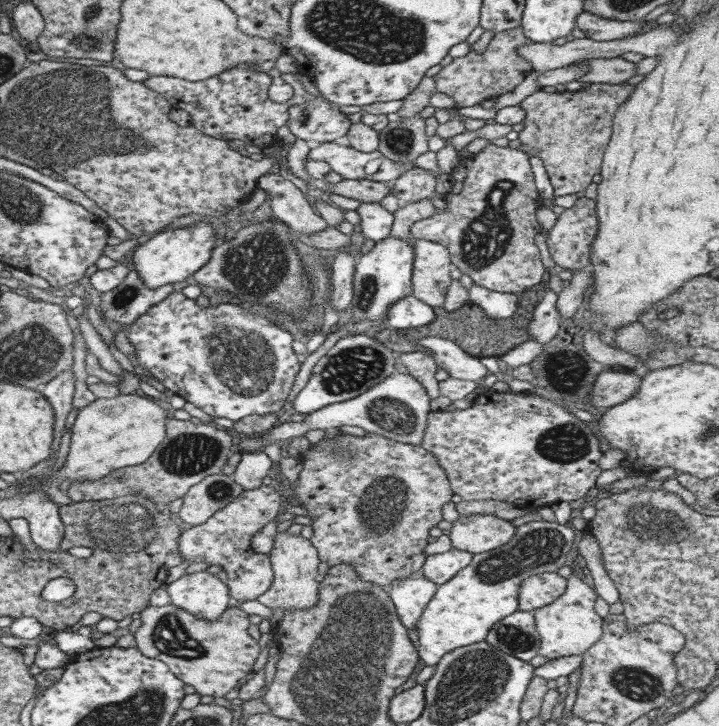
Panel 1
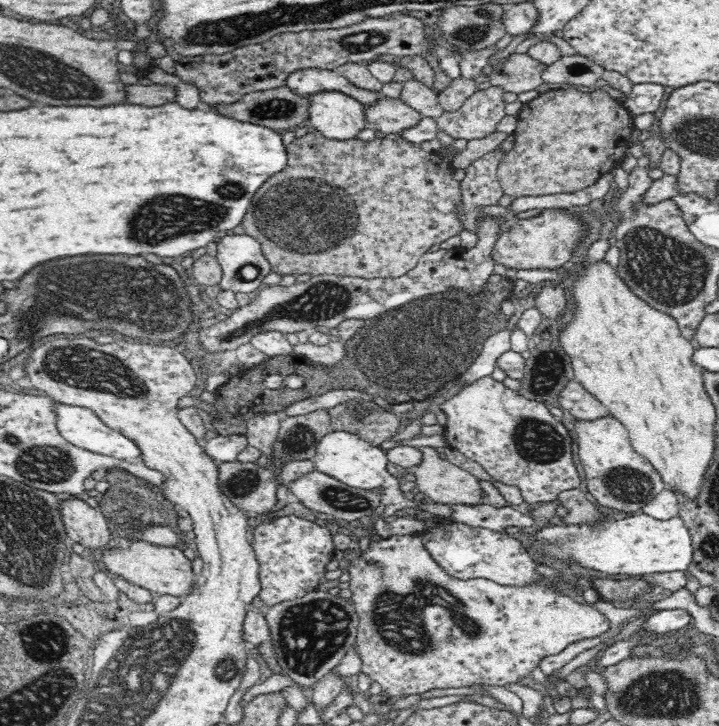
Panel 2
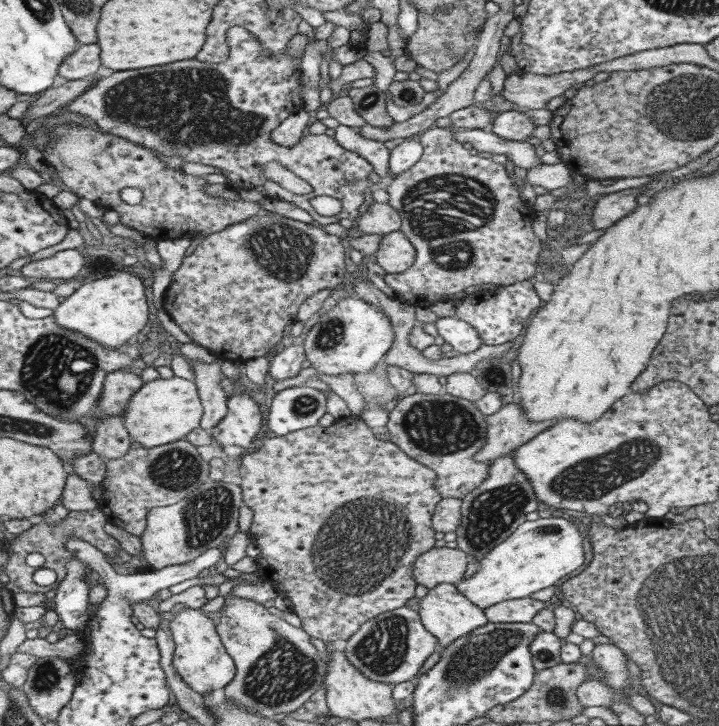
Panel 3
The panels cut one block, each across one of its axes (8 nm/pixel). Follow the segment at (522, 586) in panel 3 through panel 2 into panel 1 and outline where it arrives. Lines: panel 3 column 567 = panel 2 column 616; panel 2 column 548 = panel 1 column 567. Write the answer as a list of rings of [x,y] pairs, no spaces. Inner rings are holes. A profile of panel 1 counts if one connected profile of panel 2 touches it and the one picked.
[[[531,520],[517,526],[509,542],[474,554],[465,568],[437,587],[419,615],[415,628],[418,658],[425,665],[433,666],[451,650],[483,641],[495,622],[517,611],[517,589],[521,581],[543,572],[555,573],[561,568],[576,535],[569,524]]]

